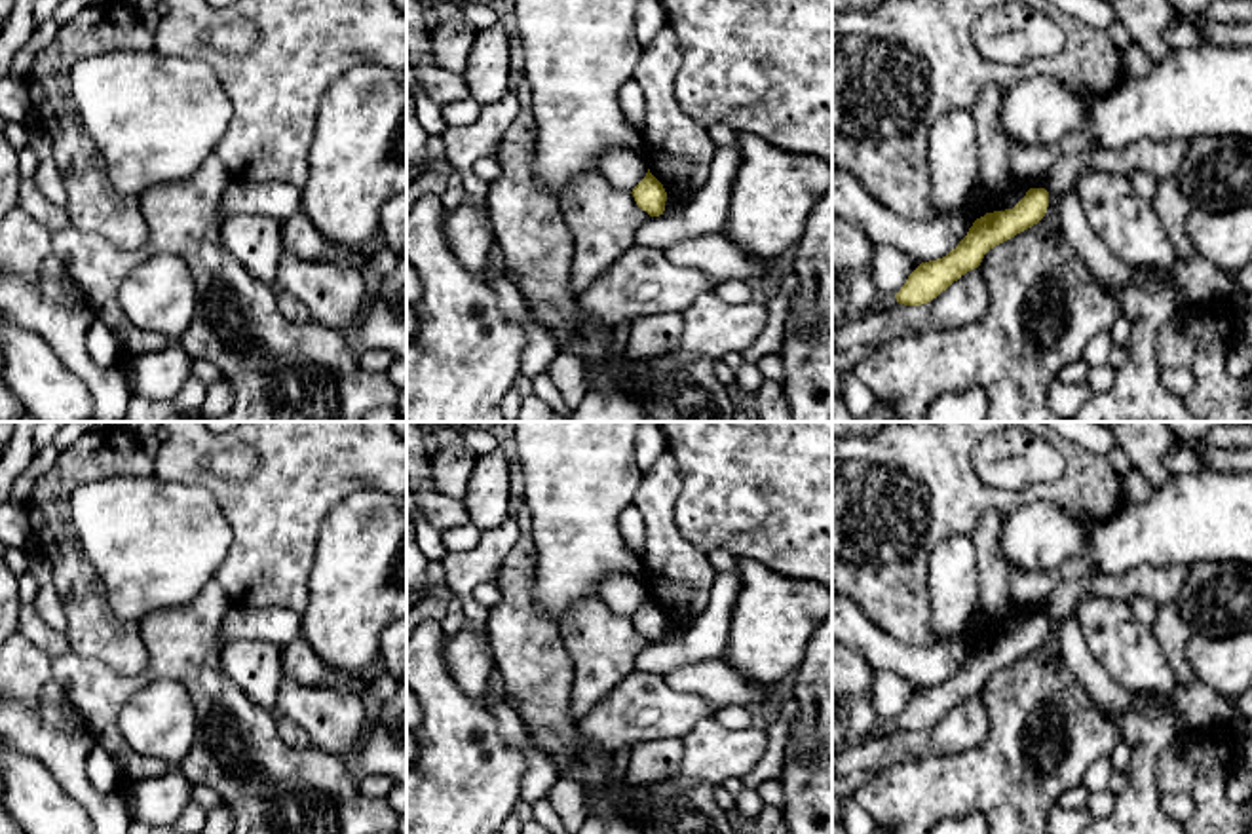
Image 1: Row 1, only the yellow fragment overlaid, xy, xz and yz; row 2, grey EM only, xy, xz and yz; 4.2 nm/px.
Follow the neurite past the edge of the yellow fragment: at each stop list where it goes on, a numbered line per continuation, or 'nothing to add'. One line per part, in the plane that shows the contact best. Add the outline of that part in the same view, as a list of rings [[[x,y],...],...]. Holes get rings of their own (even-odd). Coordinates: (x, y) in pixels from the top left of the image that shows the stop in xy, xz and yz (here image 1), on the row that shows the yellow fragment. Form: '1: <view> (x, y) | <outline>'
nothing to add

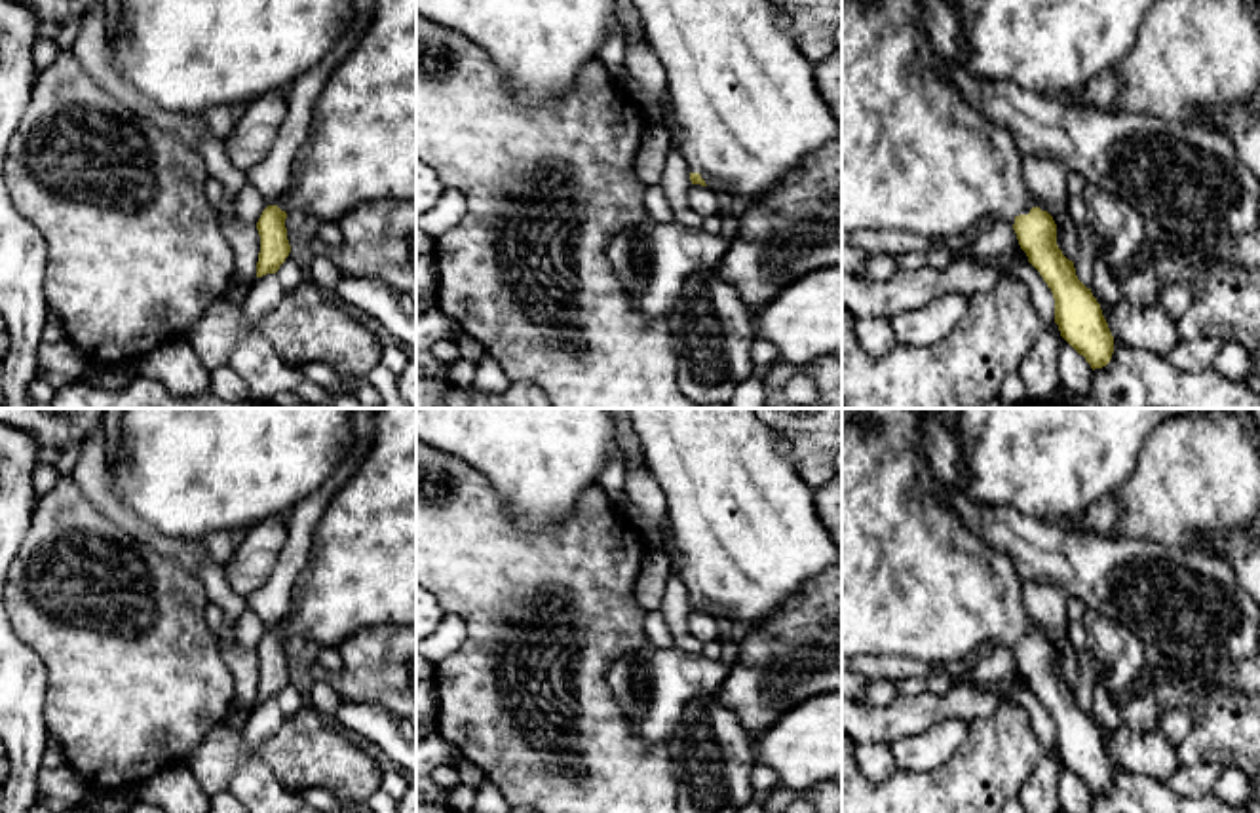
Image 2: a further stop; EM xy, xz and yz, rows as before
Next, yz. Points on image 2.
1: yz (916, 158) | [[[842,0],[842,232],[901,232],[926,237],[929,243],[943,241],[954,247],[971,237],[984,217],[1013,226],[1019,215],[1028,215],[1036,207],[1036,199],[1022,179],[1024,156],[1017,148],[1013,135],[988,122],[933,68],[924,13],[924,0]]]

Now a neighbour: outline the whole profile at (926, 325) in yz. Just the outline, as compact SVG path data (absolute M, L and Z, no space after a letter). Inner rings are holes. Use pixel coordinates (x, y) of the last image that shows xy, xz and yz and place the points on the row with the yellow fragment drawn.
M952 293L931 300L927 306L893 315L891 327L899 344L931 346L943 340L964 317L969 296Z

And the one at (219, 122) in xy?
M215 106L215 108L209 108L209 110L201 112L201 114L198 114L198 116L203 120L205 129L213 137L226 142L226 139L234 131L238 112L228 108L228 106Z

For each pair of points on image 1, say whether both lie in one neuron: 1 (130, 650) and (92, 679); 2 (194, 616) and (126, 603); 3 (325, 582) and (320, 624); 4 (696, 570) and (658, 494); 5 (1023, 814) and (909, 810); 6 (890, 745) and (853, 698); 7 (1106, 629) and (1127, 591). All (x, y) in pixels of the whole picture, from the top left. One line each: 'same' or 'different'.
1: different
2: different
3: same
4: same
5: same
6: different
7: different

